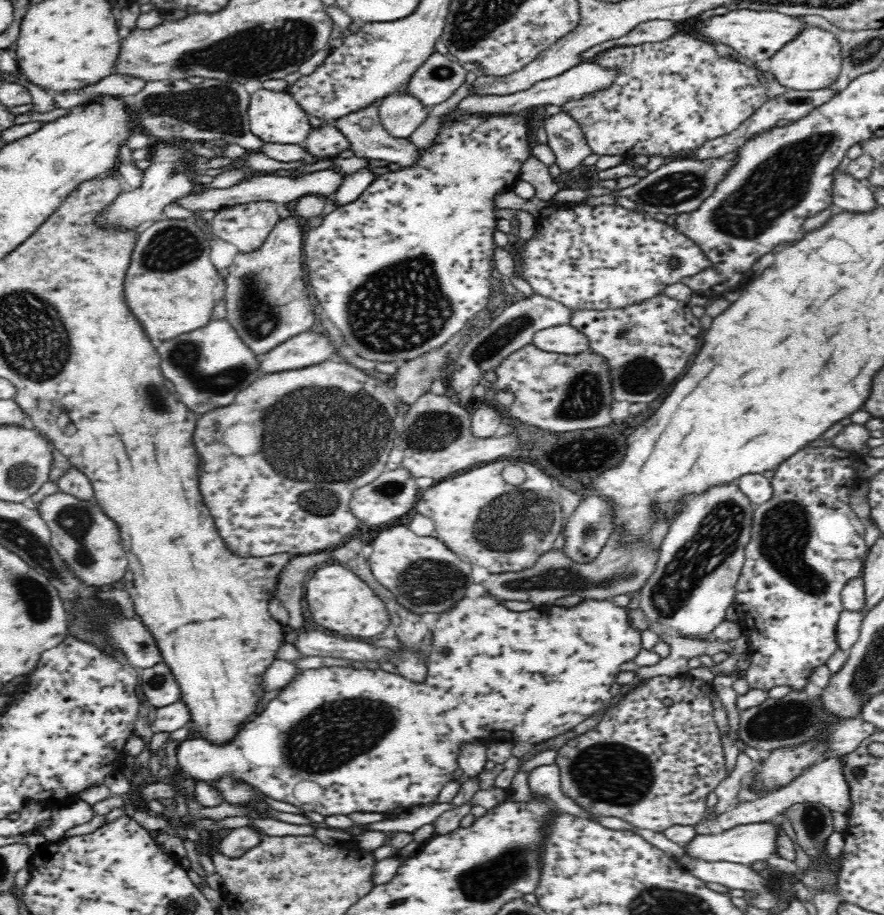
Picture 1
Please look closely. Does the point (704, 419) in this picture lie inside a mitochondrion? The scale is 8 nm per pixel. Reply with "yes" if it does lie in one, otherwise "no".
no

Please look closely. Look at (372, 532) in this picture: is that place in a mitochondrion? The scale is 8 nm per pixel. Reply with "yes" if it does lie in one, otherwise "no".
no

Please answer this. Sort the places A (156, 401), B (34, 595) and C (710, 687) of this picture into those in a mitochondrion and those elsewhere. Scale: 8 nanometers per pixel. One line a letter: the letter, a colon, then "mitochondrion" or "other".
A: mitochondrion
B: mitochondrion
C: other

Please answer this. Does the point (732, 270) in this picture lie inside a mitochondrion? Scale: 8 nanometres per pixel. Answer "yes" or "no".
no

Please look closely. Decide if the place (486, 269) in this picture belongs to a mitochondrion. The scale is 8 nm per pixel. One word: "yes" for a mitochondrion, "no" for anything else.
no

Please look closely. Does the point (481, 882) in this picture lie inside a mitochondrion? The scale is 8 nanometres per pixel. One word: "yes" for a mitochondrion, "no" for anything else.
yes

